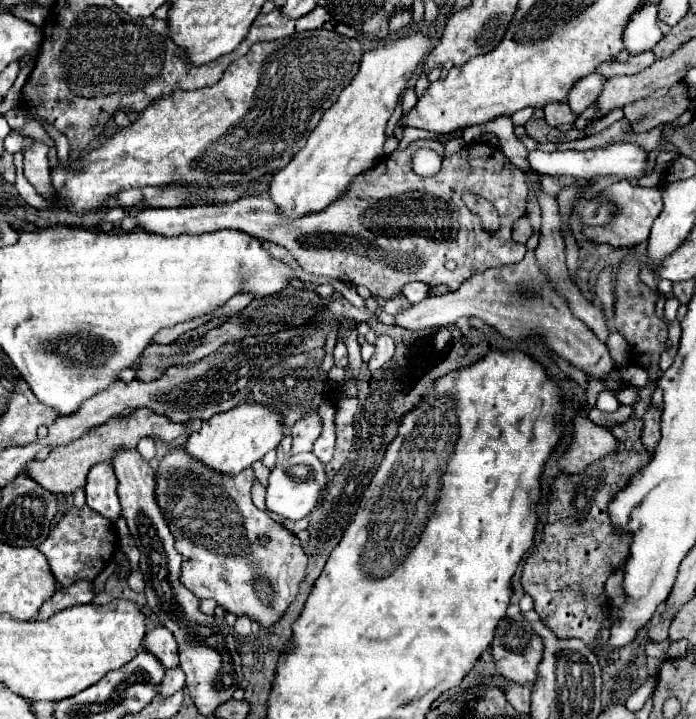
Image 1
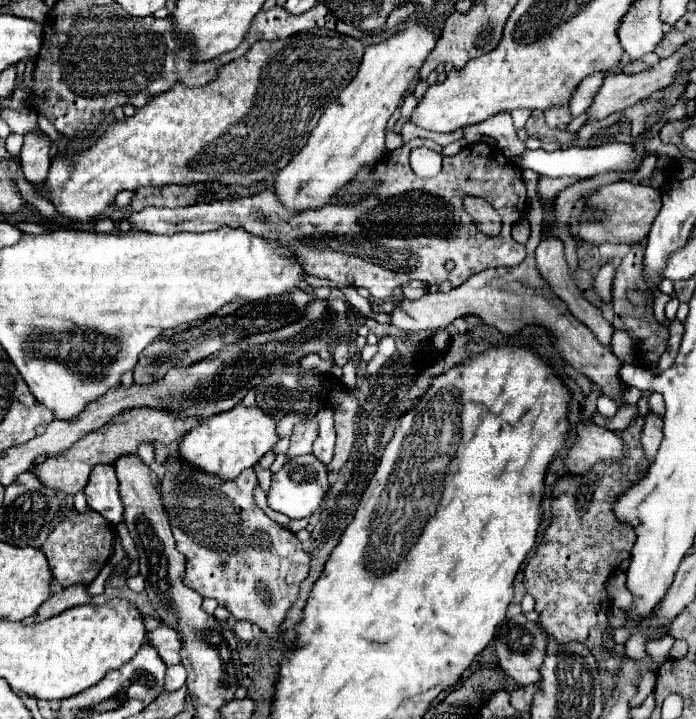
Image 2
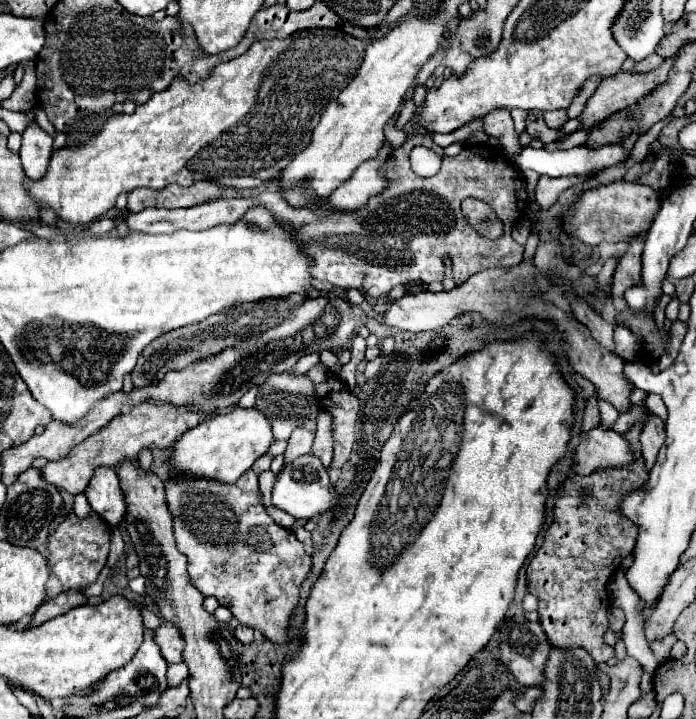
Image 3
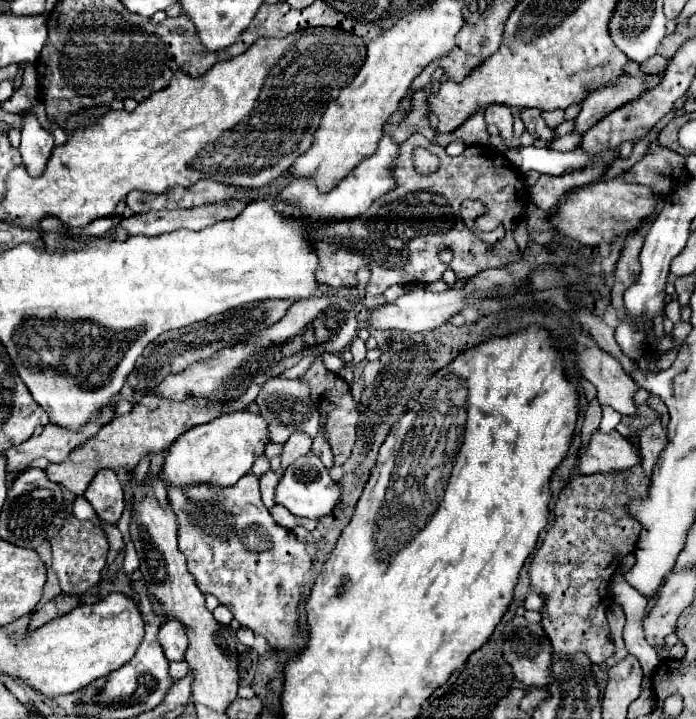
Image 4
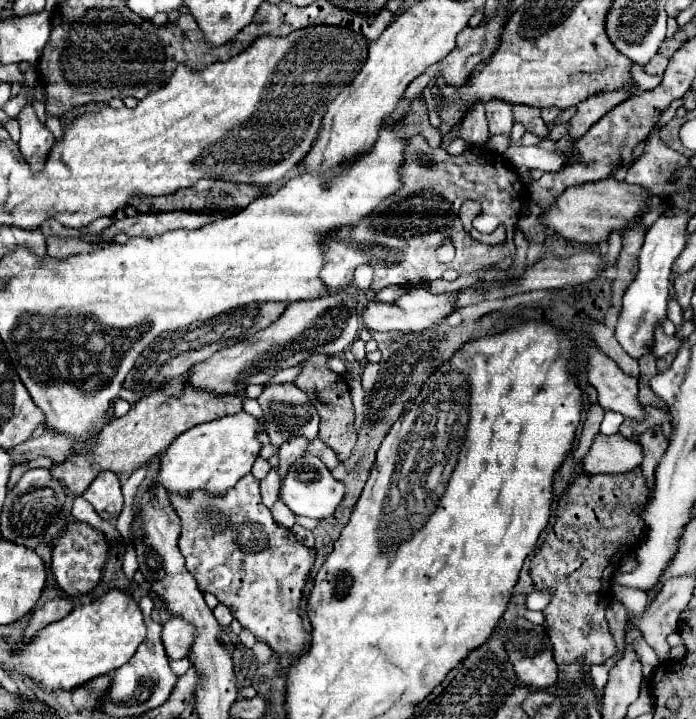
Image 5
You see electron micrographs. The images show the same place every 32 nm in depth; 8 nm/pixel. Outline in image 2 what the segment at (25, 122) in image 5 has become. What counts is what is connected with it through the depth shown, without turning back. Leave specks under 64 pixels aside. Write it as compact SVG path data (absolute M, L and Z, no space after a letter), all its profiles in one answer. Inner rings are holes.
M28 134L24 136L24 146L22 146L22 170L24 176L30 184L42 186L48 178L48 168L50 168L50 138L46 136L34 136Z

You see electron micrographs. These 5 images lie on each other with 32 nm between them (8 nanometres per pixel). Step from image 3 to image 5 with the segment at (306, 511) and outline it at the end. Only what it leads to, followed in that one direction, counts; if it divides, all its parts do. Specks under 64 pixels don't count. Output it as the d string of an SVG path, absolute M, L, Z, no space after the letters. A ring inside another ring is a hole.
M306 454L288 468L288 474L284 476L284 480L280 484L278 498L296 516L308 516L308 518L314 518L314 520L322 520L322 518L332 516L332 512L336 510L336 506L344 498L344 484L332 478L330 470L318 460L318 456L308 456Z

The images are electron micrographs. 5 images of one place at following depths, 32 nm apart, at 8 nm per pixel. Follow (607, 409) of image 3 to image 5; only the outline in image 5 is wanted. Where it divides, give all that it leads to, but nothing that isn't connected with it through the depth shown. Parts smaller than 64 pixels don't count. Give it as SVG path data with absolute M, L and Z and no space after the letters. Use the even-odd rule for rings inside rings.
M606 410L606 412L604 412L604 420L602 420L602 424L600 424L600 432L604 432L606 436L610 436L612 432L618 432L622 420L624 420L622 414L616 414L616 412L612 412L612 410Z

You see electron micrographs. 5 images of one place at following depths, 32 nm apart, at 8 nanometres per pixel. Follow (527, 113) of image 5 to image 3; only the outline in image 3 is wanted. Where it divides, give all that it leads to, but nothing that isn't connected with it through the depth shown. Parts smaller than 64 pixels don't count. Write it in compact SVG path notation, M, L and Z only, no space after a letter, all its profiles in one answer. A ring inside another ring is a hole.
M530 112L528 114L528 120L526 120L526 132L532 136L532 138L538 138L542 142L558 142L564 138L564 134L560 130L552 130L546 126L544 118L542 118L542 112Z

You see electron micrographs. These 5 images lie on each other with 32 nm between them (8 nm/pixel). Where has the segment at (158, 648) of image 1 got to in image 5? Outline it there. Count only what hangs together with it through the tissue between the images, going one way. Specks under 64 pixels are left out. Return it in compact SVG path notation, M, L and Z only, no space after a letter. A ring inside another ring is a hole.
M170 618L164 626L162 626L162 644L166 650L166 656L170 660L180 660L186 658L188 648L194 640L194 628L192 624L186 624L180 618Z

